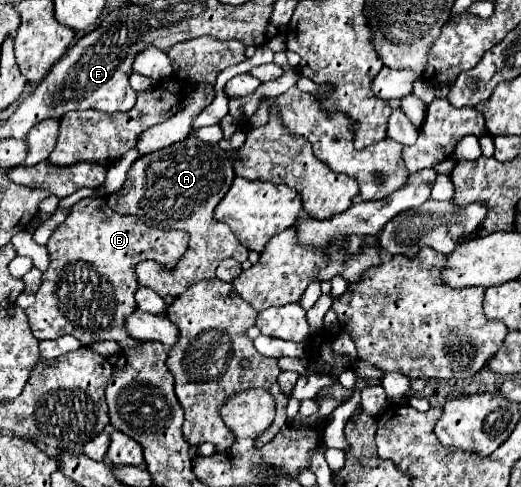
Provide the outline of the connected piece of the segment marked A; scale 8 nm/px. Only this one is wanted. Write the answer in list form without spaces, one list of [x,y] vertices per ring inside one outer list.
[[[186,138],[168,148],[156,150],[138,158],[126,176],[120,190],[112,192],[106,202],[120,214],[134,214],[156,228],[186,230],[190,234],[190,246],[174,268],[162,268],[147,260],[136,264],[136,276],[140,286],[156,290],[160,296],[180,296],[192,284],[216,278],[216,268],[224,258],[244,262],[248,248],[244,248],[226,224],[212,220],[212,212],[222,196],[228,192],[234,180],[234,168],[230,156],[218,148],[218,144],[206,144],[196,138]]]

